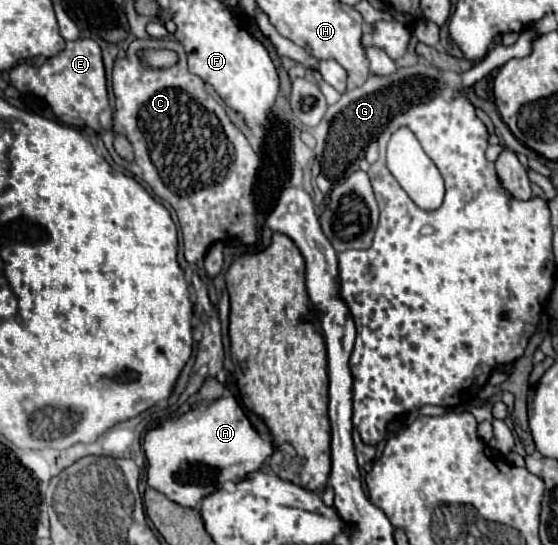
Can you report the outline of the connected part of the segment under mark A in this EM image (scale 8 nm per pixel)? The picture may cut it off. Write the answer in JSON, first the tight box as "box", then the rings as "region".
{"box":[143,394,273,508],"region":[[[227,394],[209,404],[203,412],[191,408],[177,418],[163,420],[149,428],[143,438],[143,450],[149,462],[147,484],[173,502],[195,508],[203,496],[233,486],[245,478],[247,472],[259,470],[273,454],[273,444],[253,430],[237,400]]]}

